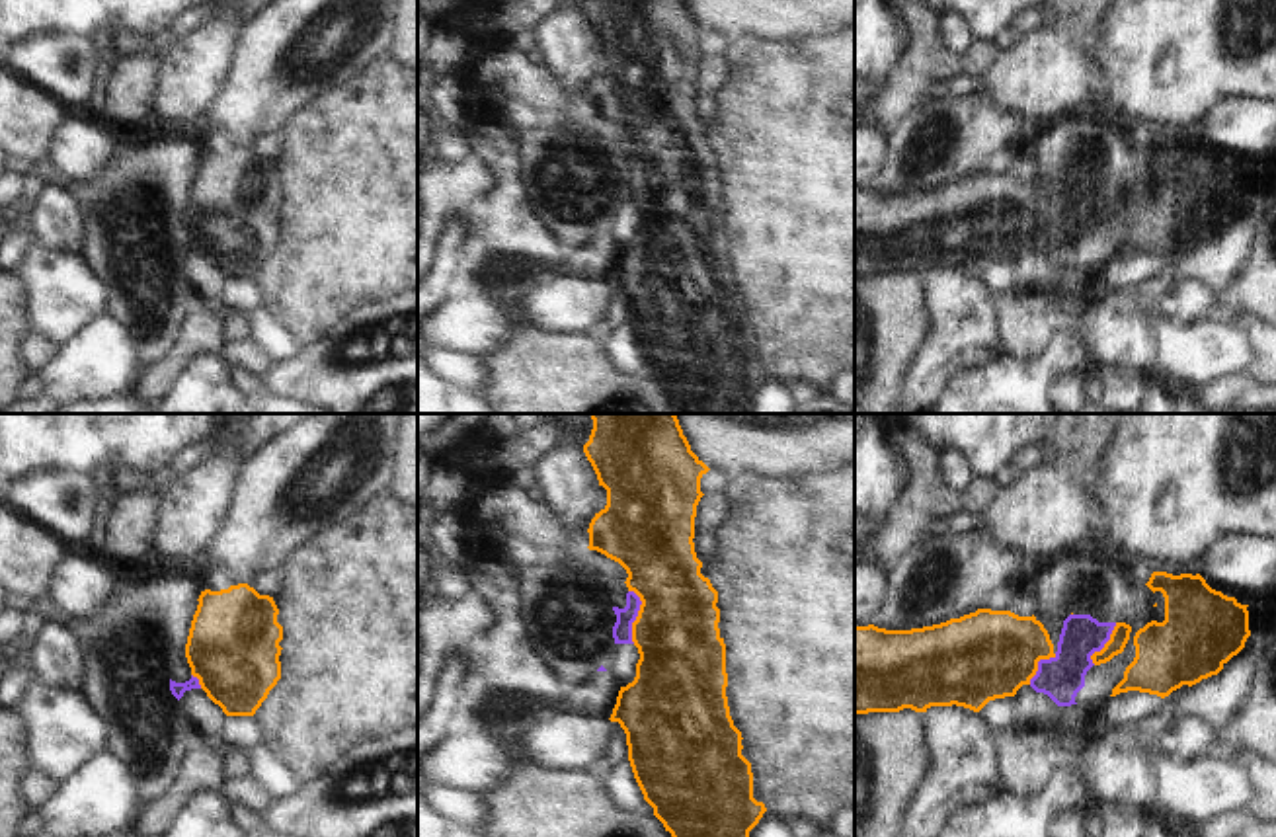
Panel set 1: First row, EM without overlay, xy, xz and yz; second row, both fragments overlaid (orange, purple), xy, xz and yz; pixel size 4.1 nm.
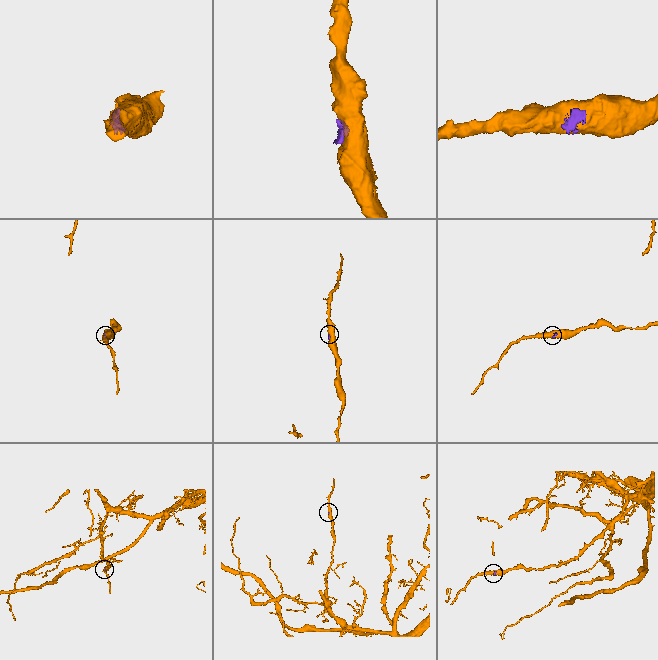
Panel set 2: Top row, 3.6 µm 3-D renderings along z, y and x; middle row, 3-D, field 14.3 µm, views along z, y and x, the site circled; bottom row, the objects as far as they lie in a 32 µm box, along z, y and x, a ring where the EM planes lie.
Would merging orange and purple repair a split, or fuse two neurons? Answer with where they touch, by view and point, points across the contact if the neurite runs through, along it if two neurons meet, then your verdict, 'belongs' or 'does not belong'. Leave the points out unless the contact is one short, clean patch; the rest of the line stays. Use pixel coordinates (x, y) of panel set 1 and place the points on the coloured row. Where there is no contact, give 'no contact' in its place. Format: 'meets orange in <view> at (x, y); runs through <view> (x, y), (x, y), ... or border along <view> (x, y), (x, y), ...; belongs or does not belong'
meets orange in xz at (638, 615); belongs

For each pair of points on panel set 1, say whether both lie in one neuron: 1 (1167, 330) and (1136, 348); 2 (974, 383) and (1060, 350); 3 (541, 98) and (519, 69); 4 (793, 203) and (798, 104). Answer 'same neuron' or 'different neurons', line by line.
1: different neurons
2: same neuron
3: same neuron
4: same neuron

